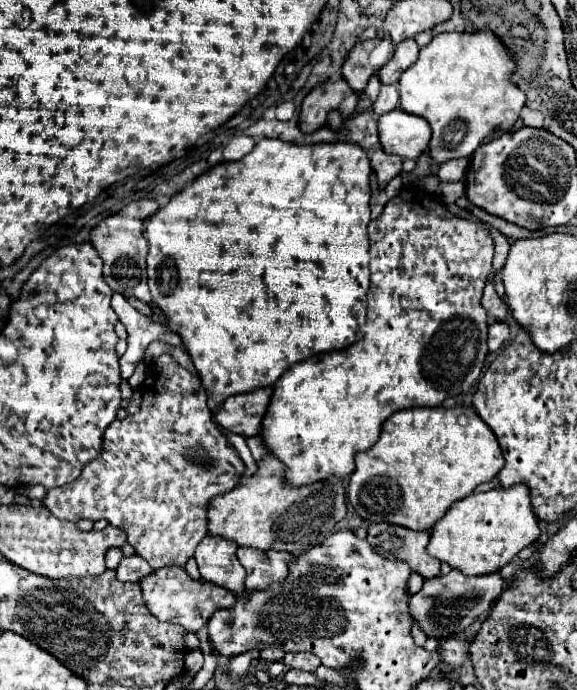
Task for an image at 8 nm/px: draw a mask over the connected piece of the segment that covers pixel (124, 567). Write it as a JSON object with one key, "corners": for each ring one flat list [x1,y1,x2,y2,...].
{"corners":[[138,555,132,557,124,557,116,569,116,575,120,581,130,581,130,583,138,583,142,577,154,573,154,569]]}

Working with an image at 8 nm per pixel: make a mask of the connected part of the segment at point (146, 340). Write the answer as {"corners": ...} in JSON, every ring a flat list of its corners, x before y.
{"corners":[[114,293,112,295,112,309,116,311,116,315,120,317,122,325,126,327,128,331,128,349,126,353,120,357,120,377,128,379,132,373,134,373,134,367,136,363,144,357,144,351,146,347,156,341,156,339,162,339,170,345,178,345,182,347,180,343,180,337,170,331,170,329,164,329,158,321,152,321,150,317,138,313,126,299,124,295,118,295]]}

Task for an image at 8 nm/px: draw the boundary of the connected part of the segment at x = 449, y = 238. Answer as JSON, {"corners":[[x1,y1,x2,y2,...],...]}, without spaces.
{"corners":[[404,191,402,195,390,199,382,211,382,215,376,221,370,221,368,225,368,239,370,239,370,289,368,289,368,313,366,313,366,333,360,341,354,345,342,349,342,351,330,351,320,353,318,357,310,357,308,361,302,361,298,365,292,365,276,383,272,401,268,405,266,417,262,419,262,443,264,447,284,463,284,481,288,485,312,485,316,481,326,481,332,475,346,477,354,471,354,455,360,451,368,451,380,435,382,423,396,411,408,409,408,407,438,407,444,399,456,397,462,393,468,393,474,383,480,379,484,357,488,355,486,349,486,333,488,333,488,321,486,313,482,313,482,289,486,283,486,277,492,269,492,255,494,255,494,241,490,231,484,225,478,225,470,219,462,219,452,215,448,209,444,209,434,197,426,193,412,193]]}

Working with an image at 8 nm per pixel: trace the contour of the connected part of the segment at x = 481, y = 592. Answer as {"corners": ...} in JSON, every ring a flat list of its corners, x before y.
{"corners":[[452,569,448,575,434,577,430,581,424,581,424,587,420,593,412,595,408,605,414,619,418,619,422,631,428,637,448,637,450,633,458,629,468,629,476,621,480,621,484,615,490,613,492,603,498,599,498,595,504,589,504,579,500,573,490,573,482,577,466,577]]}

